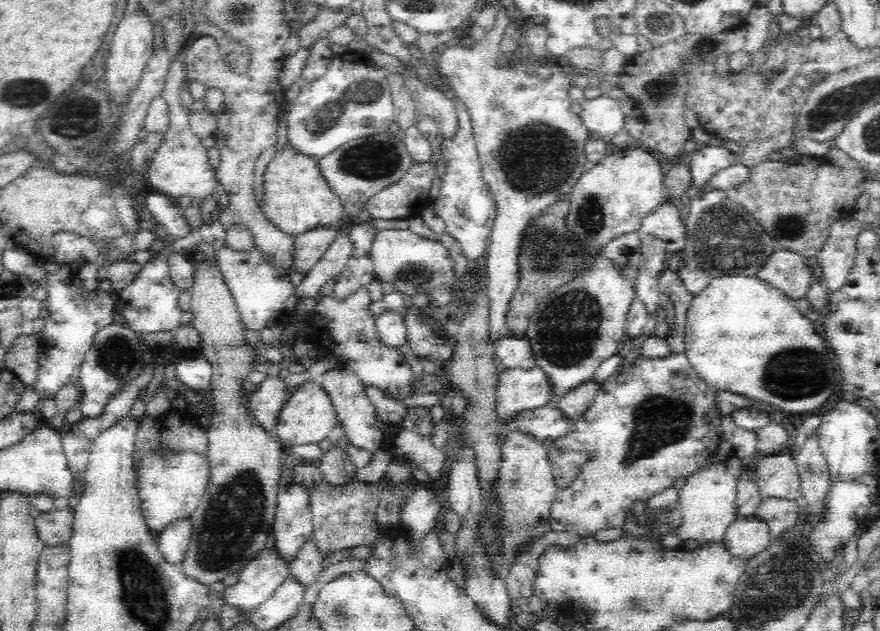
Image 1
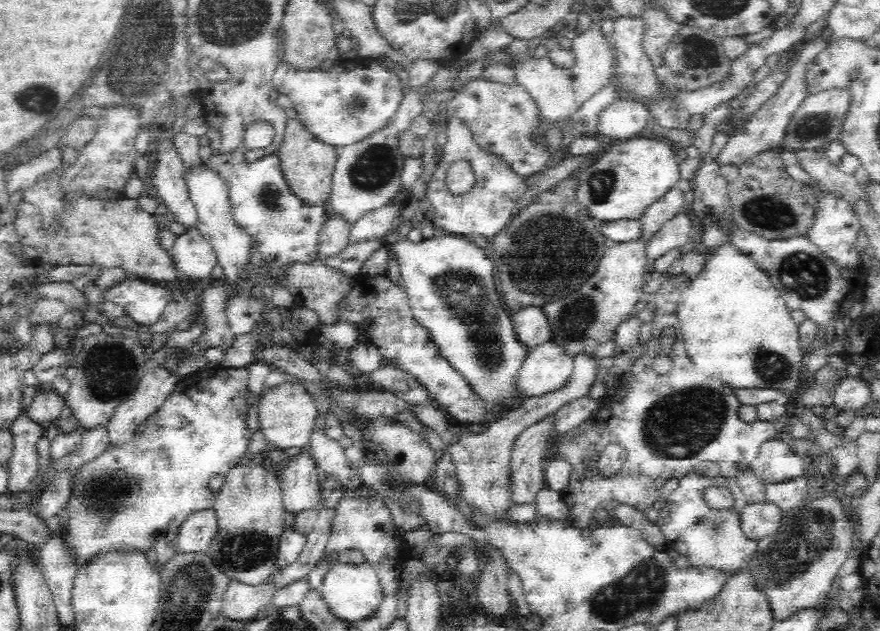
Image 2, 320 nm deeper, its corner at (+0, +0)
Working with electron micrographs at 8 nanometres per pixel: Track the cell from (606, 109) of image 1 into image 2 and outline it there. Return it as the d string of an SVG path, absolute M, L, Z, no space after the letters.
M628 99L615 100L599 112L597 136L608 142L635 138L647 127L650 118L643 104Z

